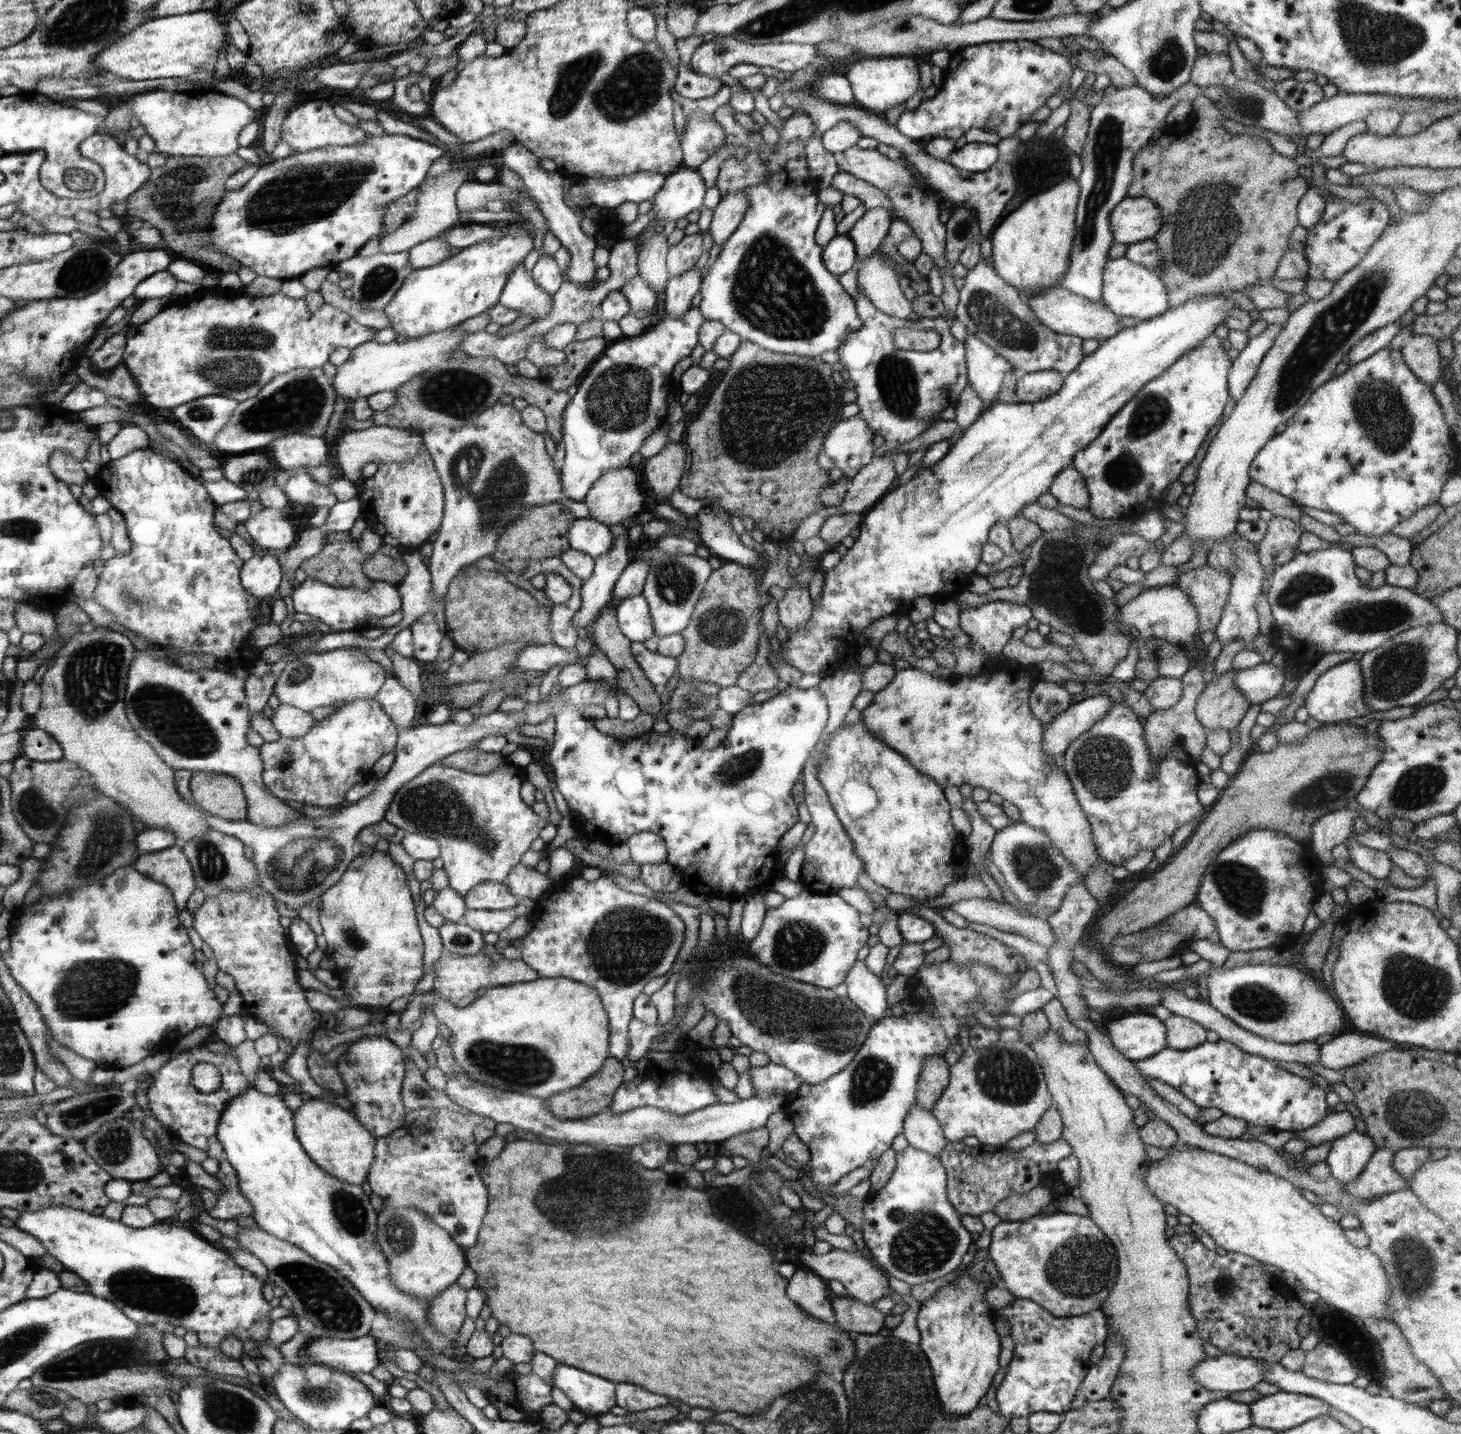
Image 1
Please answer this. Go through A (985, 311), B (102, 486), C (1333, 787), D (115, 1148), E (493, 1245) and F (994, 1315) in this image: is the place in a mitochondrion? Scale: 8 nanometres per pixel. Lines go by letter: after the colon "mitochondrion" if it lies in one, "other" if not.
A: mitochondrion
B: other
C: mitochondrion
D: mitochondrion
E: other
F: other

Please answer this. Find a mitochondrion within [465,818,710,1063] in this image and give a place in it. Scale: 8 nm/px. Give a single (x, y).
(626, 945)

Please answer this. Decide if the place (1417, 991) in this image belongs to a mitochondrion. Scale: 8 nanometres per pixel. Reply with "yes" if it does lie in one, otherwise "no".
yes

